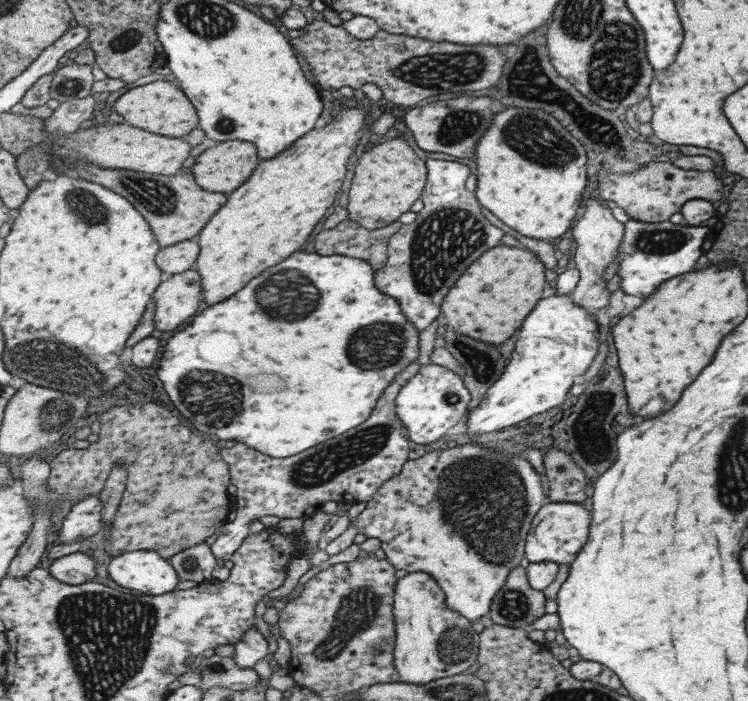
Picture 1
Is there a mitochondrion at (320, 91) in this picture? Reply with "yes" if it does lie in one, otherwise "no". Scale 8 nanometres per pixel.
no

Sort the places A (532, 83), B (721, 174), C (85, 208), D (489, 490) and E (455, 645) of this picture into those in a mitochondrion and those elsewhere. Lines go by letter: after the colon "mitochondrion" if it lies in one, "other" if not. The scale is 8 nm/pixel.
A: mitochondrion
B: other
C: mitochondrion
D: mitochondrion
E: mitochondrion

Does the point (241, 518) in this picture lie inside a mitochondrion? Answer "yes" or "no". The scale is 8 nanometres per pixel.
no

